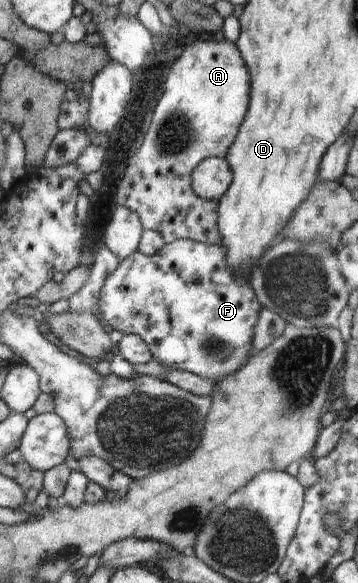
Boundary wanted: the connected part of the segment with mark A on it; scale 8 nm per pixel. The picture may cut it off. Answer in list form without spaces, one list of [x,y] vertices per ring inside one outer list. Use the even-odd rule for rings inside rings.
[[[226,39],[217,42],[217,40],[207,40],[193,42],[185,48],[181,57],[172,65],[170,68],[170,74],[167,76],[167,79],[164,83],[164,92],[158,104],[153,112],[151,124],[145,134],[145,138],[139,146],[138,150],[134,153],[134,156],[129,158],[129,164],[127,164],[127,170],[125,170],[125,176],[121,178],[121,182],[117,186],[117,205],[125,206],[130,212],[136,213],[139,216],[142,228],[153,230],[154,232],[160,233],[161,238],[165,243],[171,243],[175,240],[180,239],[190,239],[195,240],[196,242],[201,242],[204,244],[217,244],[221,245],[221,234],[217,230],[217,201],[215,200],[205,200],[201,199],[199,196],[196,196],[192,188],[192,171],[197,167],[197,164],[209,158],[209,156],[217,156],[220,158],[226,158],[227,150],[229,146],[233,144],[237,134],[239,133],[239,128],[245,119],[247,113],[247,104],[249,104],[250,94],[250,78],[249,72],[241,58],[241,54],[237,49],[235,43],[228,42]]]

